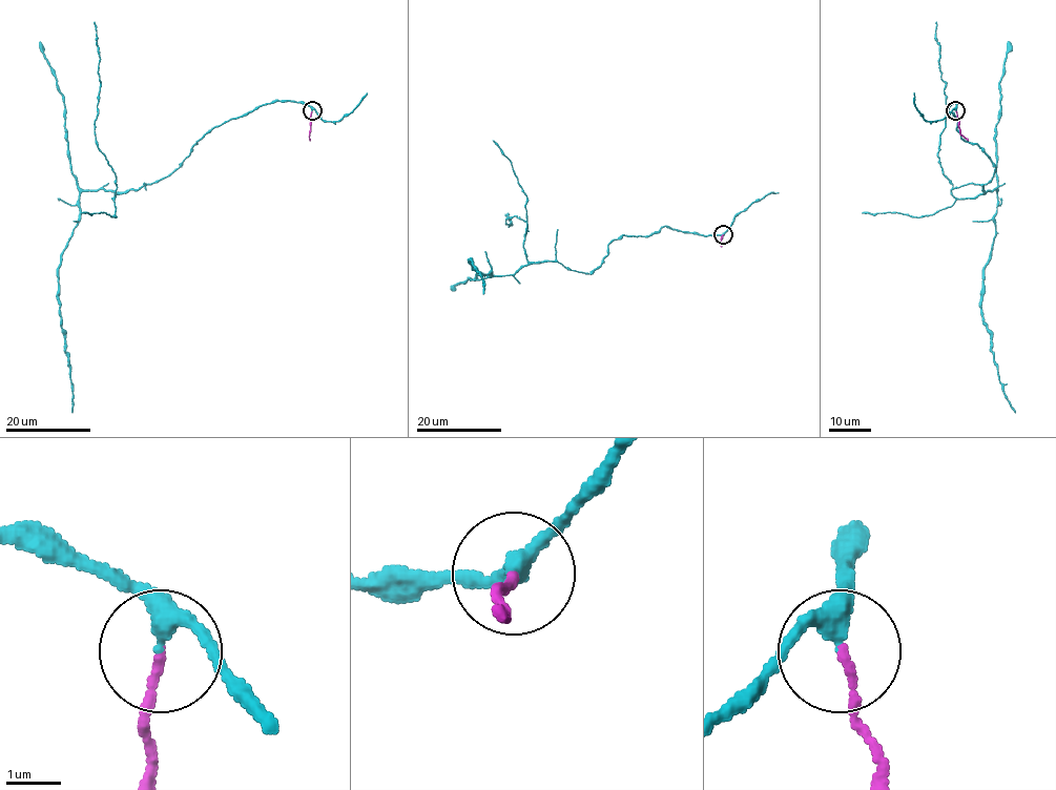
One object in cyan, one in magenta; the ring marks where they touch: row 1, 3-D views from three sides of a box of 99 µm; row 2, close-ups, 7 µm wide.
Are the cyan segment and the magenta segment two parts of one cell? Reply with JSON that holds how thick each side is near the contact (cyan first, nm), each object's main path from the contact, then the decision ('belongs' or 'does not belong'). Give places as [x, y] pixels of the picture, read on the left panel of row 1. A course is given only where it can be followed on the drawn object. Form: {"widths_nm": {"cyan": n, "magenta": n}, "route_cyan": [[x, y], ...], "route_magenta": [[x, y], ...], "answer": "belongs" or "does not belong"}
{"widths_nm": {"cyan": 300, "magenta": 140}, "route_cyan": [[311, 110], [259, 105], [209, 129], [168, 175], [80, 193], [59, 269], [71, 412]], "route_magenta": [[311, 110], [310, 140]], "answer": "belongs"}

